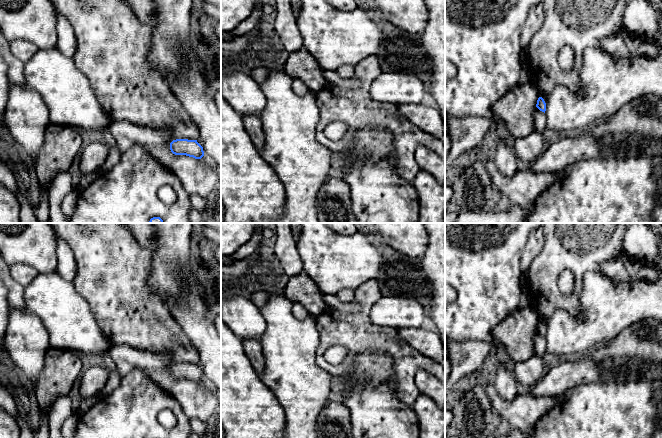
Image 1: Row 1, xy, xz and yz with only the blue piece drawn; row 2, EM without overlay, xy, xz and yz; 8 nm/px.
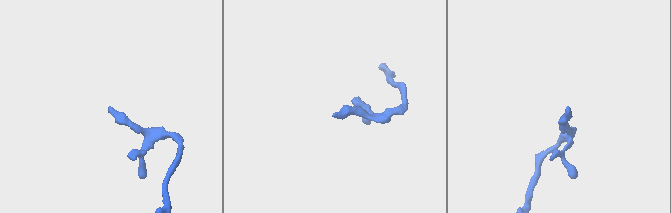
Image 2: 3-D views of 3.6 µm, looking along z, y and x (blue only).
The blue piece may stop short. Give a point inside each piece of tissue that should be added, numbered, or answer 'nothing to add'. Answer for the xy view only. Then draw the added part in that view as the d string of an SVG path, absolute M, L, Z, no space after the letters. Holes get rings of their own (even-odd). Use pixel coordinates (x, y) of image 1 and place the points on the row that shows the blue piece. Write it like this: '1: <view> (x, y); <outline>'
nothing to add

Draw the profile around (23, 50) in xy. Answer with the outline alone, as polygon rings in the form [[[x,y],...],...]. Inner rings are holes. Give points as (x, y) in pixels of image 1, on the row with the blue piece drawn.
[[[25,40],[10,41],[9,48],[14,57],[23,63],[29,61],[39,50],[35,44]]]

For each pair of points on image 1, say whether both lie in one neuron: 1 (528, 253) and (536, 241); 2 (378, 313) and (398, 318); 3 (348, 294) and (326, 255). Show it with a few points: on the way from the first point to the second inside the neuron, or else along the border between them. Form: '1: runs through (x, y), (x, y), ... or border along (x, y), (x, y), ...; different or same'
1: runs through (531, 250), (534, 244); same
2: runs through (383, 313), (393, 313); same
3: border along (354, 288), (342, 288), (334, 294); different

